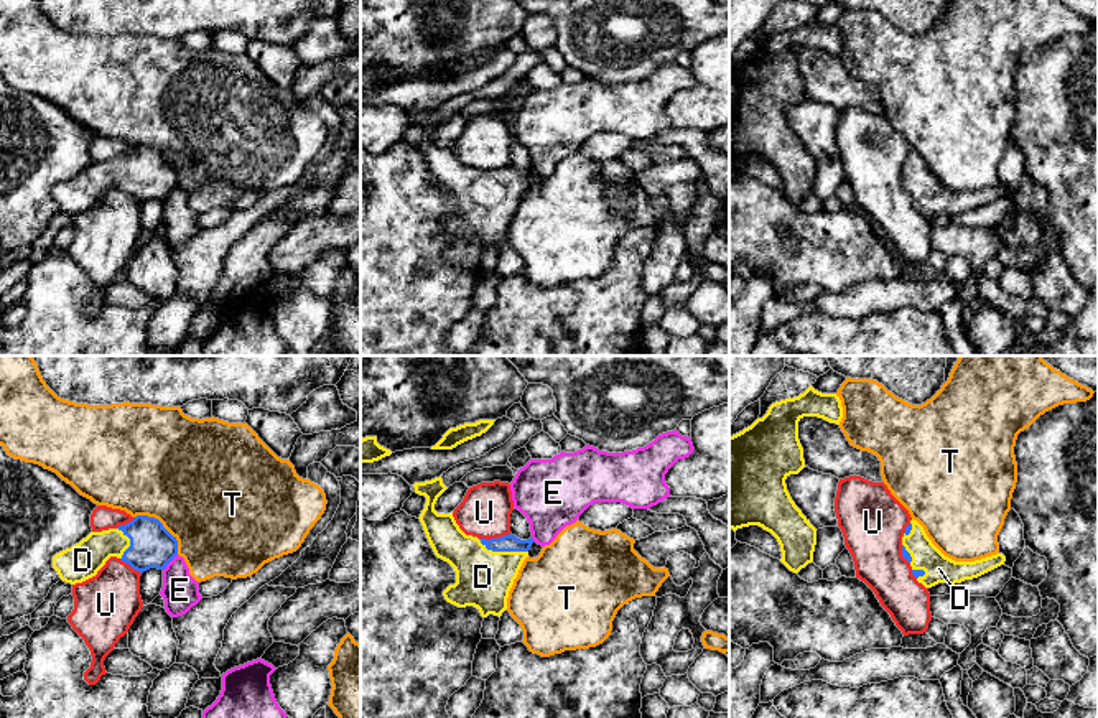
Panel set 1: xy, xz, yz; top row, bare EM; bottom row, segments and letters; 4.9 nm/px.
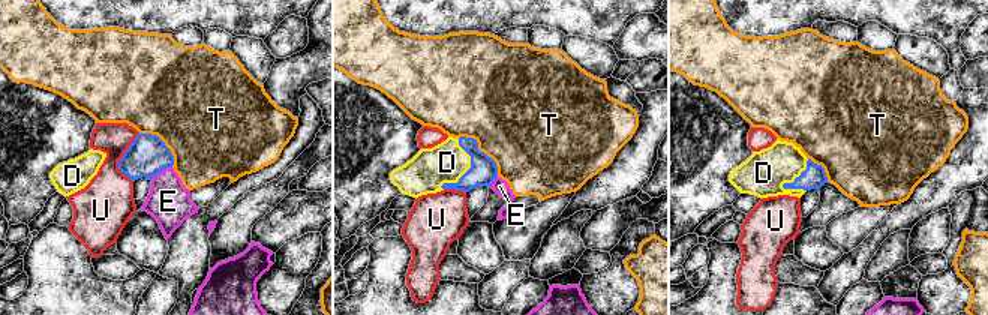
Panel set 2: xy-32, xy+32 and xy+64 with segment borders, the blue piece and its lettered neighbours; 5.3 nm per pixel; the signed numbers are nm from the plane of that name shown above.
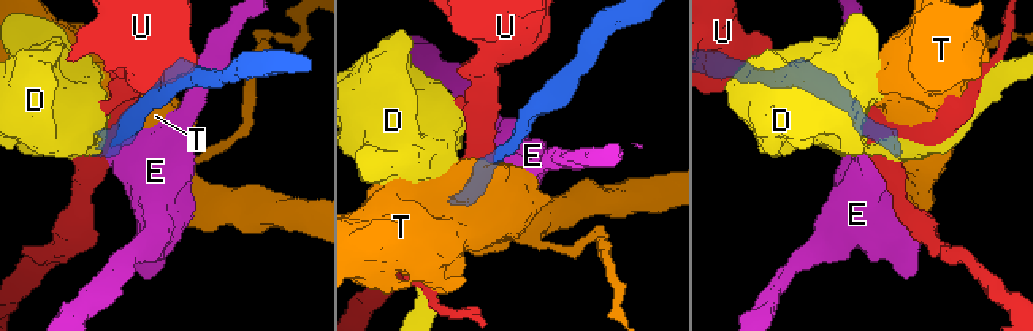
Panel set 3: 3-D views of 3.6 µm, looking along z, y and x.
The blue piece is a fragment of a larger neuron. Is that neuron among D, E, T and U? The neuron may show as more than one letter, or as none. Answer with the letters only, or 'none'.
D

